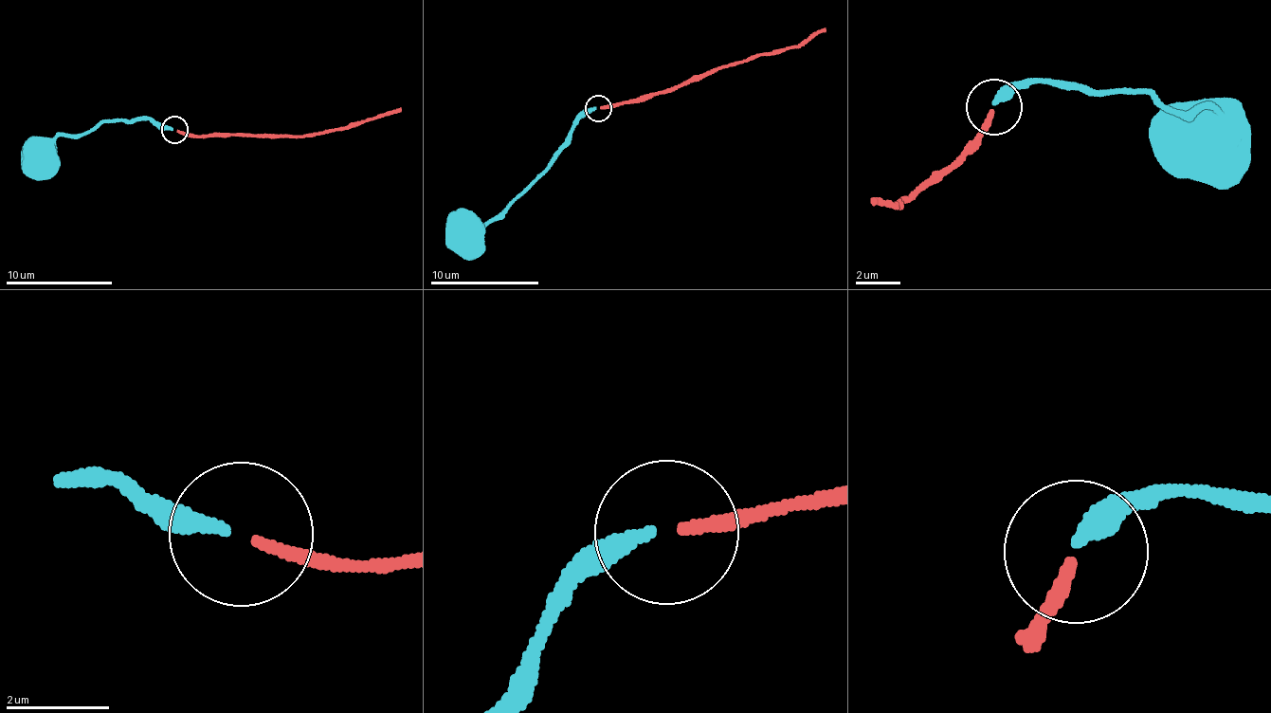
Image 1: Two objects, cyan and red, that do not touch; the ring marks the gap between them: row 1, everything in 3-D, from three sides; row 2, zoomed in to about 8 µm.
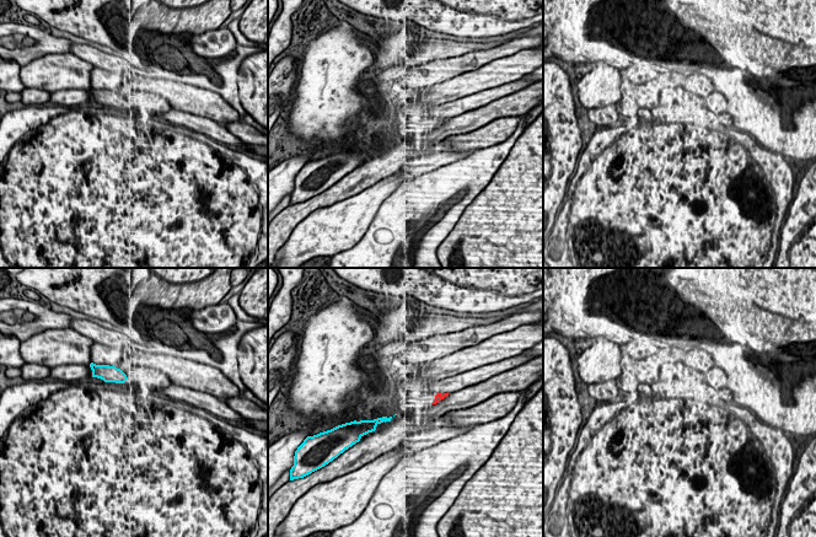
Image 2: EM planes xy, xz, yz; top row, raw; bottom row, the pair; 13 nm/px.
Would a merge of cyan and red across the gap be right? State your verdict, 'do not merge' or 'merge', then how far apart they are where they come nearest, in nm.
merge | 500 nm

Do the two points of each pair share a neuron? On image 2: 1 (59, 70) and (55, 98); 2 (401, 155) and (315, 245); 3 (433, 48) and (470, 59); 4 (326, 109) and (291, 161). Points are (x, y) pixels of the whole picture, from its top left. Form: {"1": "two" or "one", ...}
{"1": "two", "2": "two", "3": "two", "4": "two"}

